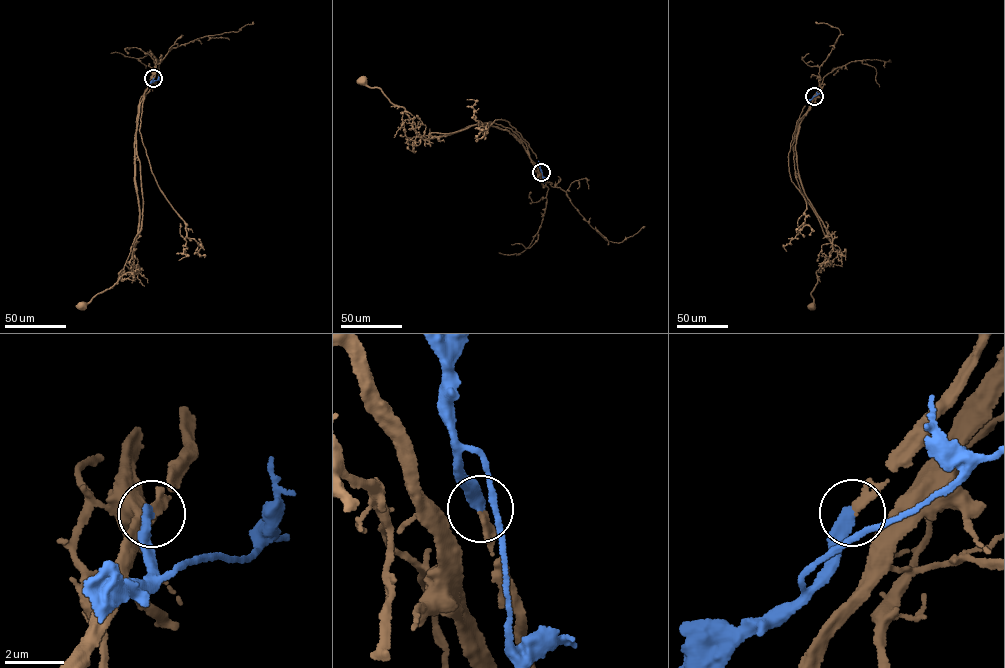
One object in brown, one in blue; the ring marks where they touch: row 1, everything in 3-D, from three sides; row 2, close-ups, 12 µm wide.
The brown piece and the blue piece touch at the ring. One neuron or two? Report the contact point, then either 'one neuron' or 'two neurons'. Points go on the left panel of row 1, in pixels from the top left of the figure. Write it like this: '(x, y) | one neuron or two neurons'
(153, 78) | one neuron

